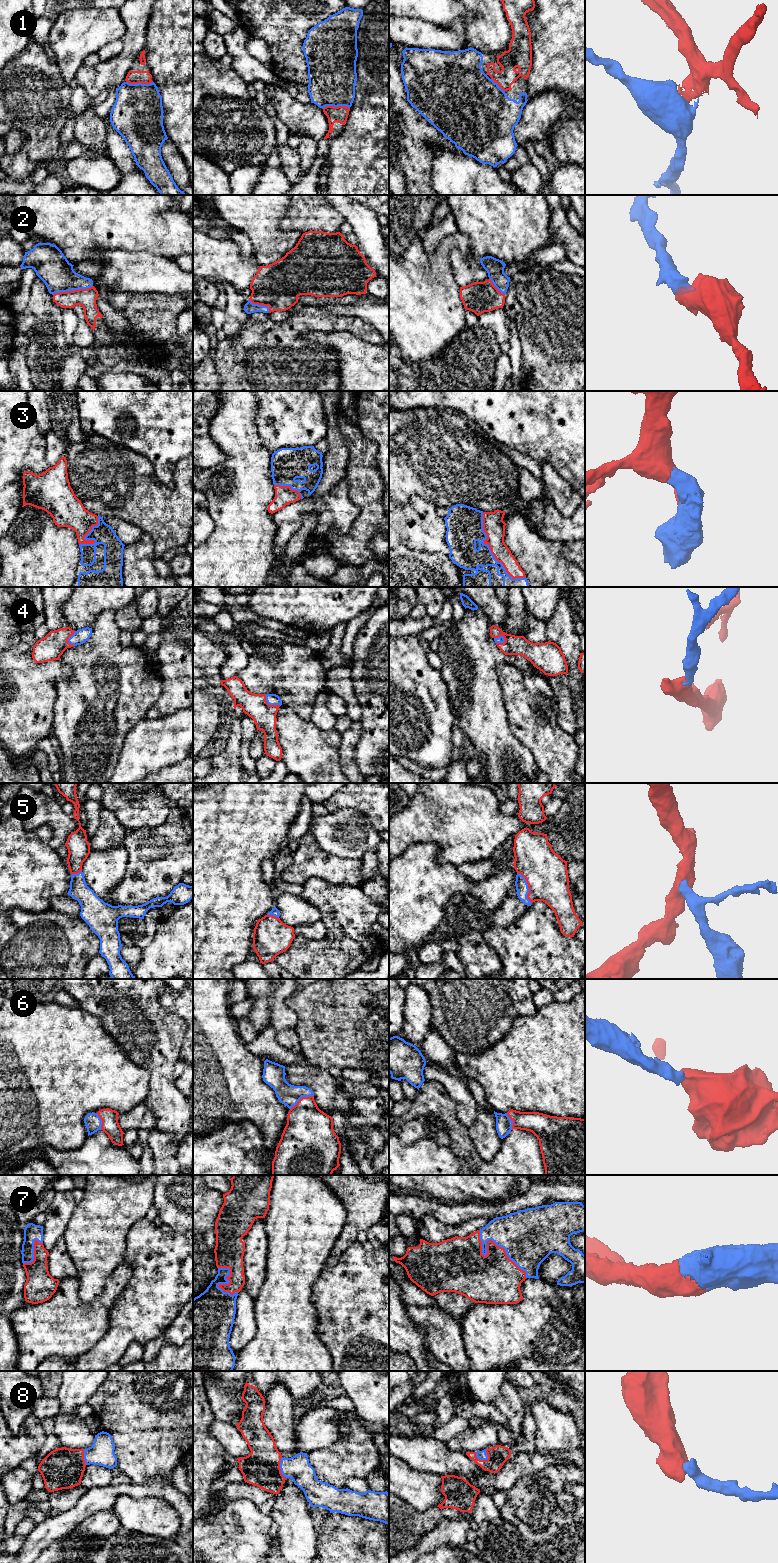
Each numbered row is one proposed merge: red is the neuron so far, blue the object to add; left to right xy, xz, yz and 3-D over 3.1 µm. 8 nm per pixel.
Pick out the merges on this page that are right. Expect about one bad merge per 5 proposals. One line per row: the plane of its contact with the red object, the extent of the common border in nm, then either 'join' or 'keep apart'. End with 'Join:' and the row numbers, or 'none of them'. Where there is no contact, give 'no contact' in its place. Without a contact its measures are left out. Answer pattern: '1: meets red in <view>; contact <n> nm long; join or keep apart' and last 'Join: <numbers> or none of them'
1: meets red in xz; contact 220 nm long; join
2: meets red in xy; contact 340 nm long; join
3: meets red in yz; contact 650 nm long; join
4: meets red in yz; contact 100 nm long; join
5: meets red in yz; contact 280 nm long; join
6: meets red in xz; contact 220 nm long; join
7: meets red in yz; contact 550 nm long; join
8: meets red in yz; contact 120 nm long; join
Join: 1, 2, 3, 4, 5, 6, 7, 8

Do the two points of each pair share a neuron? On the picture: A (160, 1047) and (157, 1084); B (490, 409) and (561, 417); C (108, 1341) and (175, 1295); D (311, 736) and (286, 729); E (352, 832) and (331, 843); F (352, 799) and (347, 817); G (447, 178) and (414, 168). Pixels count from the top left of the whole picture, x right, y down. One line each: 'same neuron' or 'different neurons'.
A: same neuron
B: same neuron
C: same neuron
D: same neuron
E: same neuron
F: different neurons
G: different neurons

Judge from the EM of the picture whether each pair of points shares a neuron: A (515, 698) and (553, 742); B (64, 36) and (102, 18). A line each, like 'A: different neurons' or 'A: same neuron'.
A: same neuron
B: same neuron

